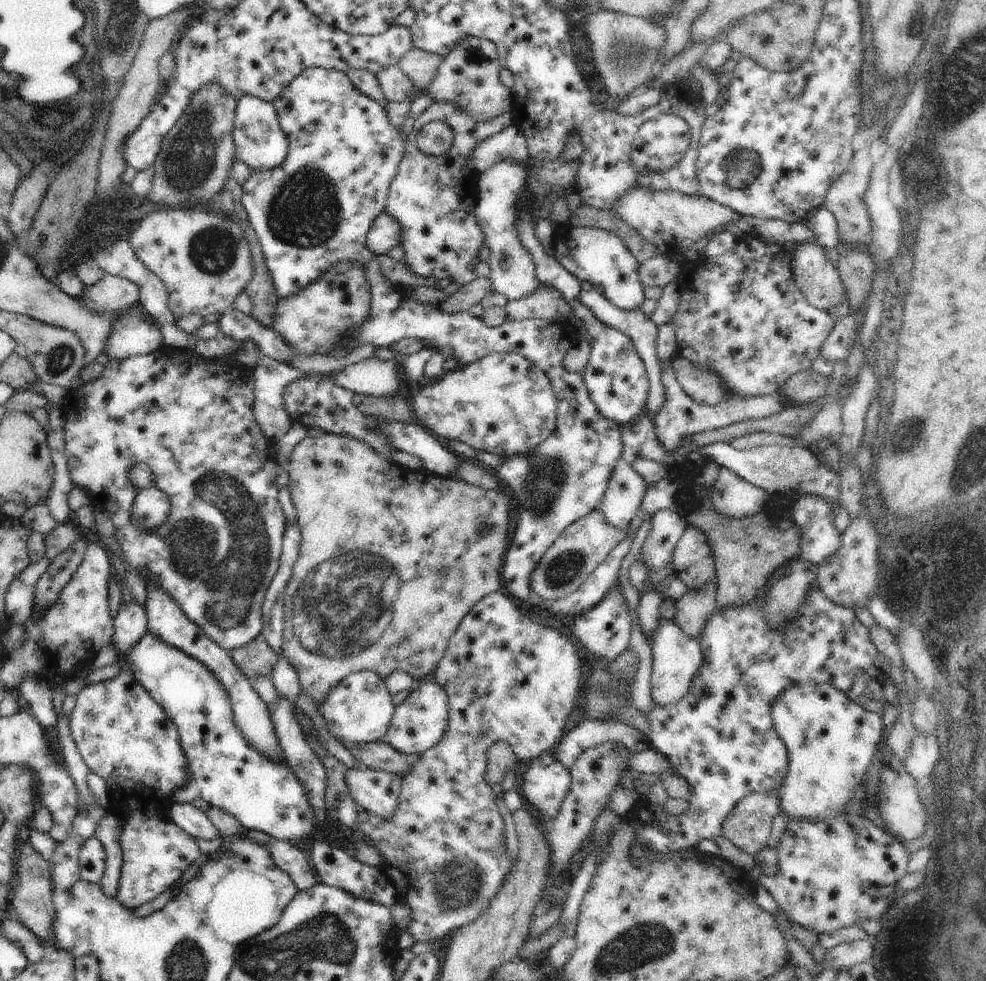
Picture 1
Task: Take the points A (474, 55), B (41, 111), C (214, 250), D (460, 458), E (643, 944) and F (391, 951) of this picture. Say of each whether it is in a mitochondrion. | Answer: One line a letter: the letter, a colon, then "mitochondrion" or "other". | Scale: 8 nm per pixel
A: mitochondrion
B: other
C: mitochondrion
D: other
E: mitochondrion
F: other

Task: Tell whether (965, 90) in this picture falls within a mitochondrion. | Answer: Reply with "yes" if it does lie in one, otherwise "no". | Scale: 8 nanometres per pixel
yes

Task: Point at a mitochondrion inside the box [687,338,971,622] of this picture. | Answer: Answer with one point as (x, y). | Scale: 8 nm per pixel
(910, 435)

